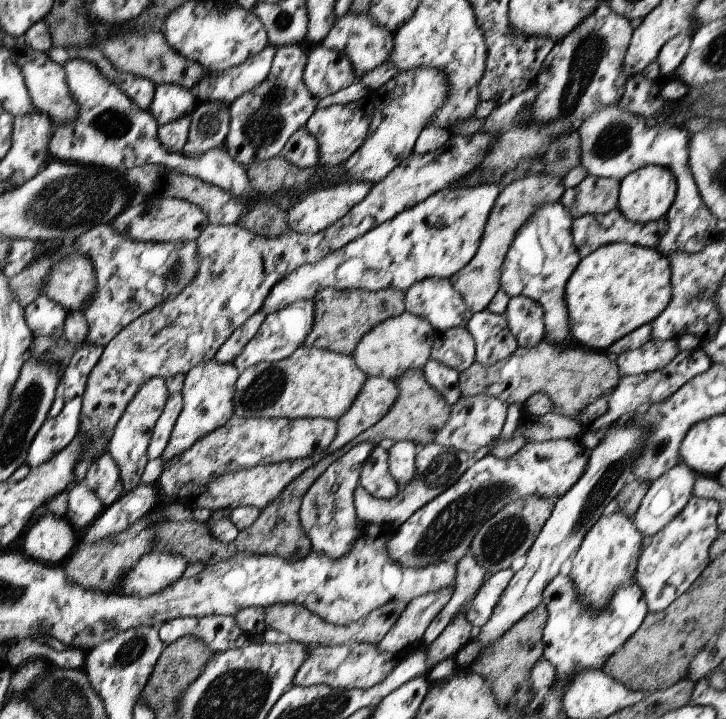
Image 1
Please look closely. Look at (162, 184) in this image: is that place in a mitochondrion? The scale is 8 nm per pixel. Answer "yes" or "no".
no

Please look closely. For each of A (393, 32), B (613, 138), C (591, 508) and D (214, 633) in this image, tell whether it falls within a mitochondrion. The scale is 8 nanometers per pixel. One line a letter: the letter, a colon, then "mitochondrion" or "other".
A: other
B: mitochondrion
C: mitochondrion
D: other

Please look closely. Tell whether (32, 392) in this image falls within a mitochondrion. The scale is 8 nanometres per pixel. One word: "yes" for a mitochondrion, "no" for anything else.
yes

